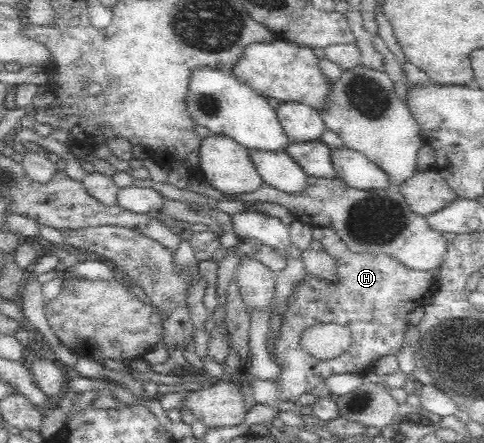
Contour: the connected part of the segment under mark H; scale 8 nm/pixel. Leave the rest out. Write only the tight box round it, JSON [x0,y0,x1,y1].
[269,228,439,402]

